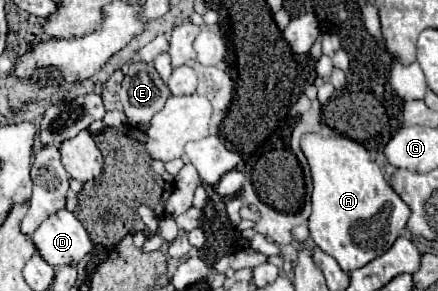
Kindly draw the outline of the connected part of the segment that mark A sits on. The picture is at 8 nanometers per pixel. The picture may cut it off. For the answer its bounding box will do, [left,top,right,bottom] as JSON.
[301,132,411,272]

